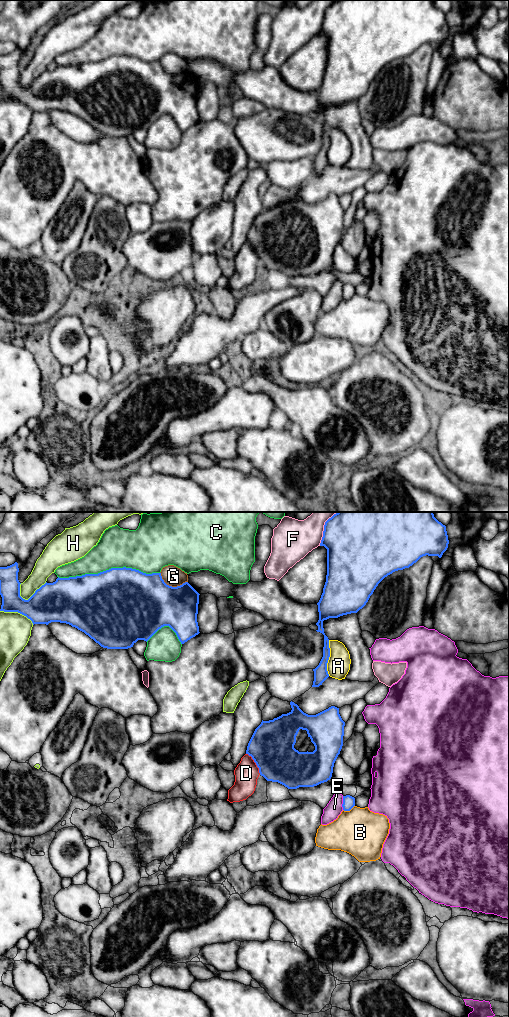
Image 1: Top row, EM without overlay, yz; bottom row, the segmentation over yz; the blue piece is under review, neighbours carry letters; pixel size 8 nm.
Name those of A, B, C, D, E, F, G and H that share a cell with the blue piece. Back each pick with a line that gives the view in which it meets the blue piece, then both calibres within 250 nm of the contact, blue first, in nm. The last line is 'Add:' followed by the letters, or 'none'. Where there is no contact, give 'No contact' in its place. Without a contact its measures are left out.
Add: none

